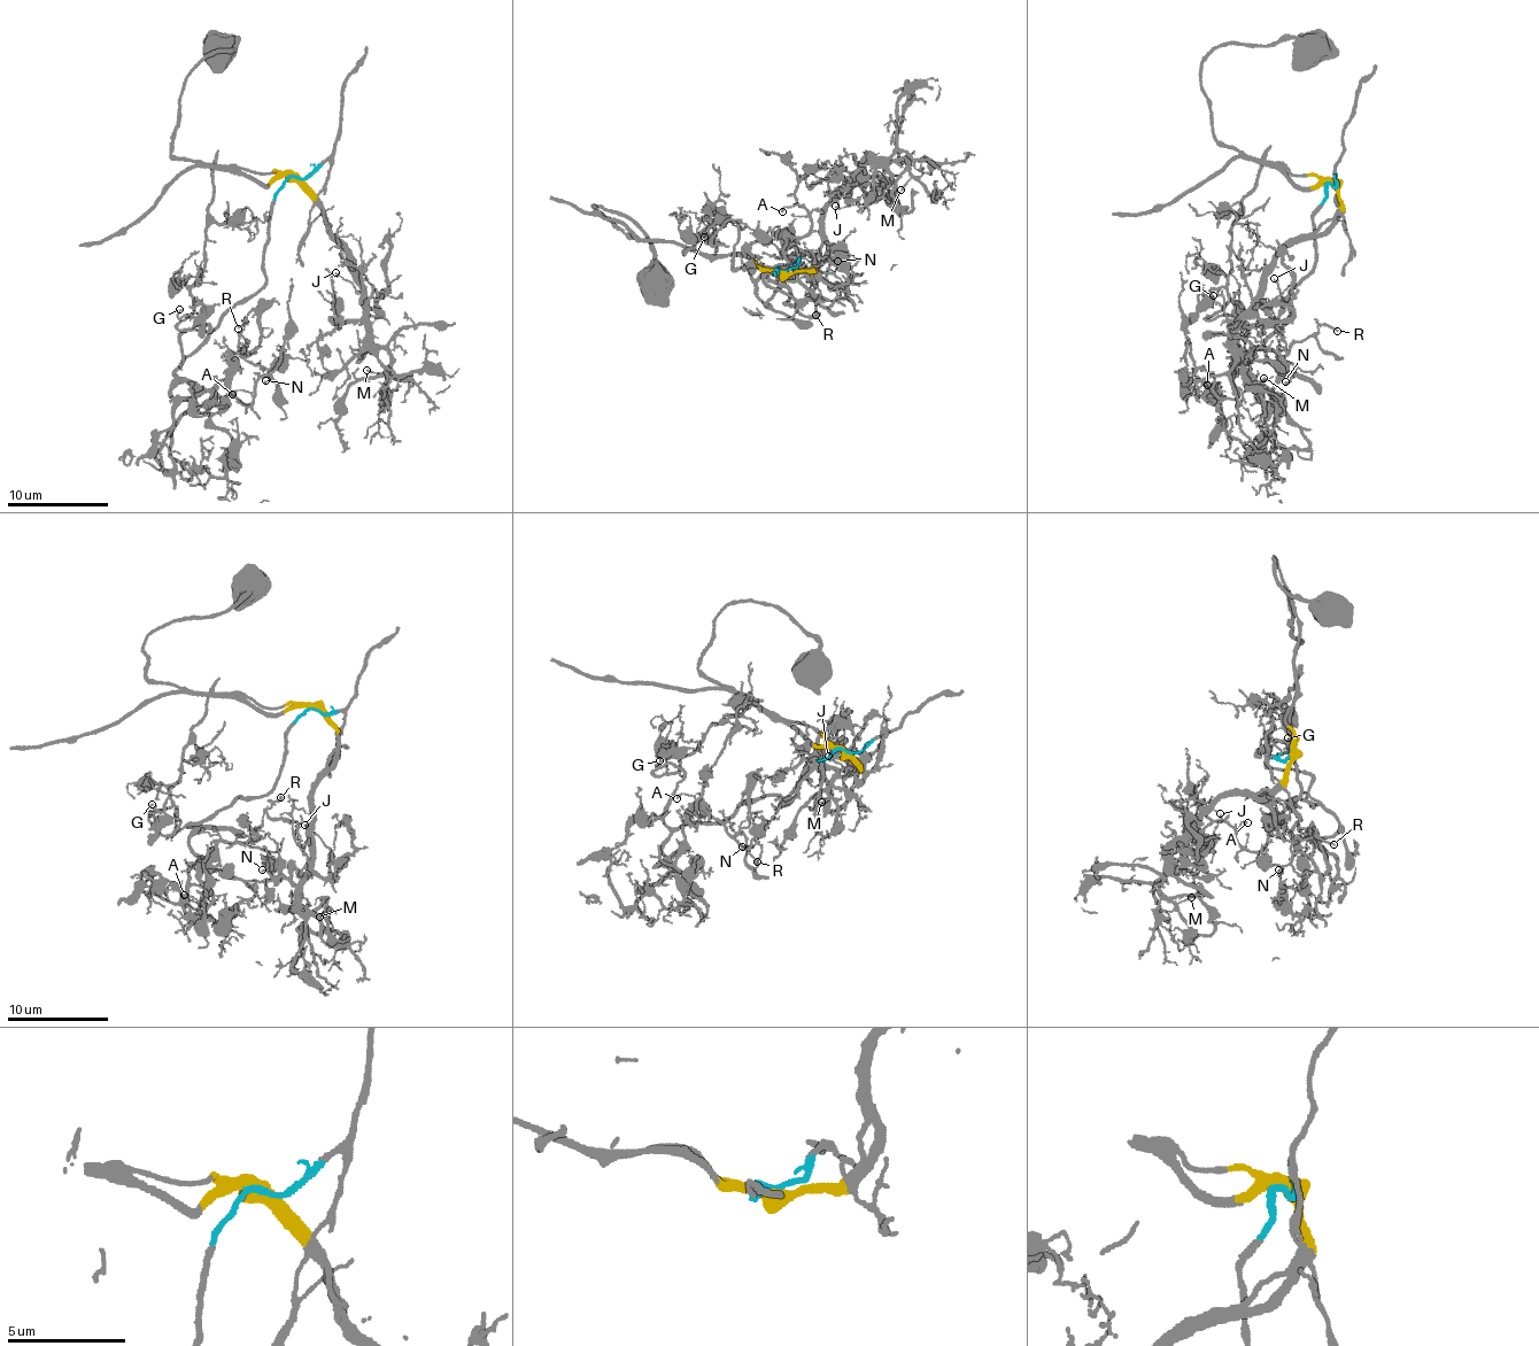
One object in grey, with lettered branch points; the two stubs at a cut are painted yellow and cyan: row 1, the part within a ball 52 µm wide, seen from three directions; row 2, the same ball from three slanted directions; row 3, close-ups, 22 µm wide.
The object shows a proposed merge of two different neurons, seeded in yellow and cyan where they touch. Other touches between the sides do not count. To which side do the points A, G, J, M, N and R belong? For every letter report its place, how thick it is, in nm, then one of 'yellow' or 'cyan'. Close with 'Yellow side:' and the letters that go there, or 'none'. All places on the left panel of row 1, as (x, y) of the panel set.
A: at (232, 394); 150 nm thick; cyan
G: at (179, 309); 110 nm thick; cyan
J: at (335, 272); 140 nm thick; yellow
M: at (366, 370); 130 nm thick; yellow
N: at (265, 380); 160 nm thick; cyan
R: at (238, 329); 140 nm thick; cyan
Yellow side: J, M

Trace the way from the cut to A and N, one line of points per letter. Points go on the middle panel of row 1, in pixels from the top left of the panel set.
A: (782, 271), (795, 278), (794, 262), (759, 278), (763, 302), (787, 239), (811, 230), (798, 205), (783, 213)
N: (782, 271), (795, 278), (794, 262), (759, 278), (763, 302), (785, 272), (783, 238), (811, 269), (836, 262)

